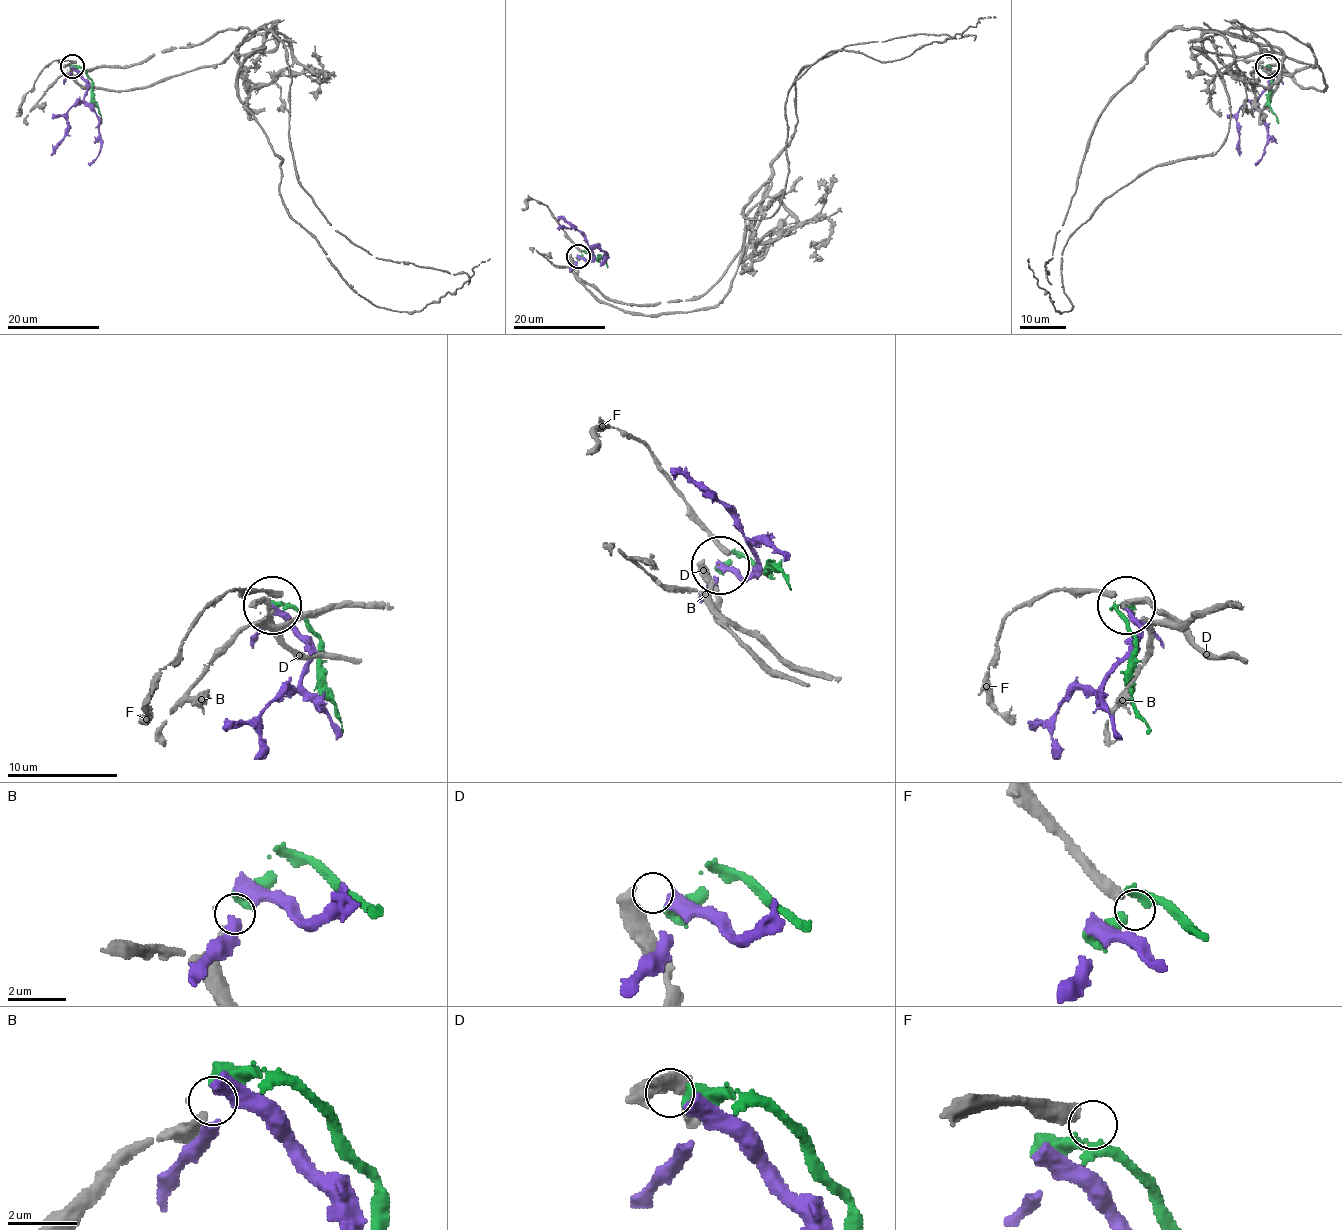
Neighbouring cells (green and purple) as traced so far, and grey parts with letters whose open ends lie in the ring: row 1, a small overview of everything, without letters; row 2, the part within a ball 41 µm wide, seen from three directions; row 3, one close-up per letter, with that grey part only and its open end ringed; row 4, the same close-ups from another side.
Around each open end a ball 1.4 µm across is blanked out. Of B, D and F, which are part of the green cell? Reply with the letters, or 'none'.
B

